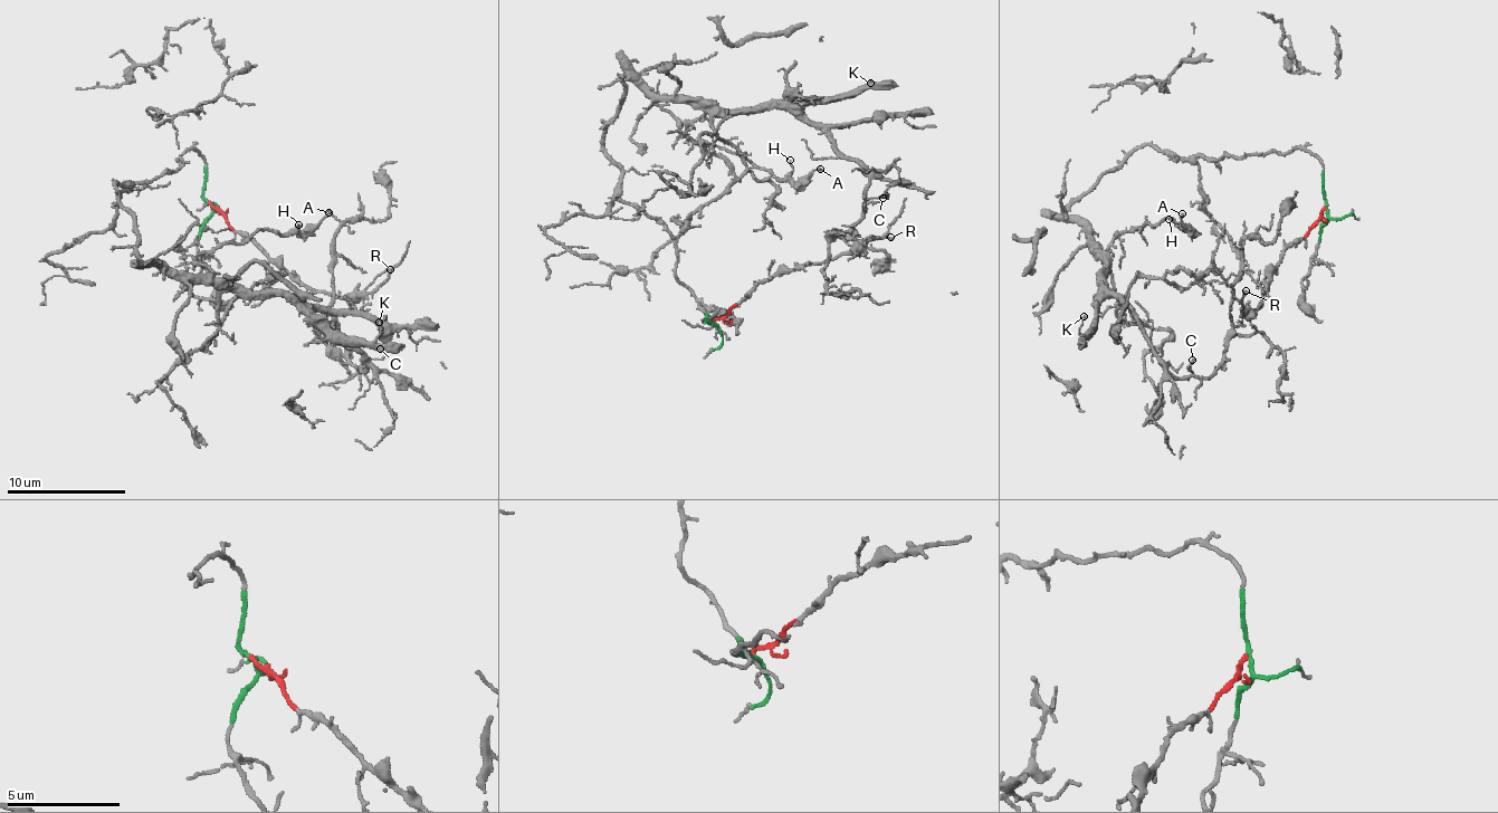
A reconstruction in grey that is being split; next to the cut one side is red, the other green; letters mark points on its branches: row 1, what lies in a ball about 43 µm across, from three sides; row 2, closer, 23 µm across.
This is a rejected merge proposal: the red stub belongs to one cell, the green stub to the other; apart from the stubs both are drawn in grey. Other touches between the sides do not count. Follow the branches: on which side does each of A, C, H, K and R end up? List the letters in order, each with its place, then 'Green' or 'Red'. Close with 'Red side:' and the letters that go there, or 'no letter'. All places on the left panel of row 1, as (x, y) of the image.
A: Place: (328, 212). Green
C: Place: (380, 348). Green
H: Place: (298, 225). Green
K: Place: (379, 322). Green
R: Place: (390, 269). Red
Red side: R

